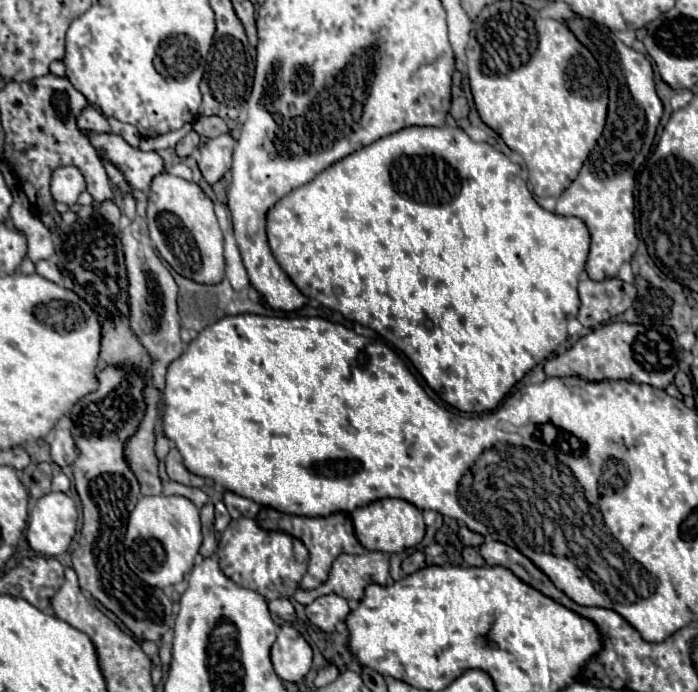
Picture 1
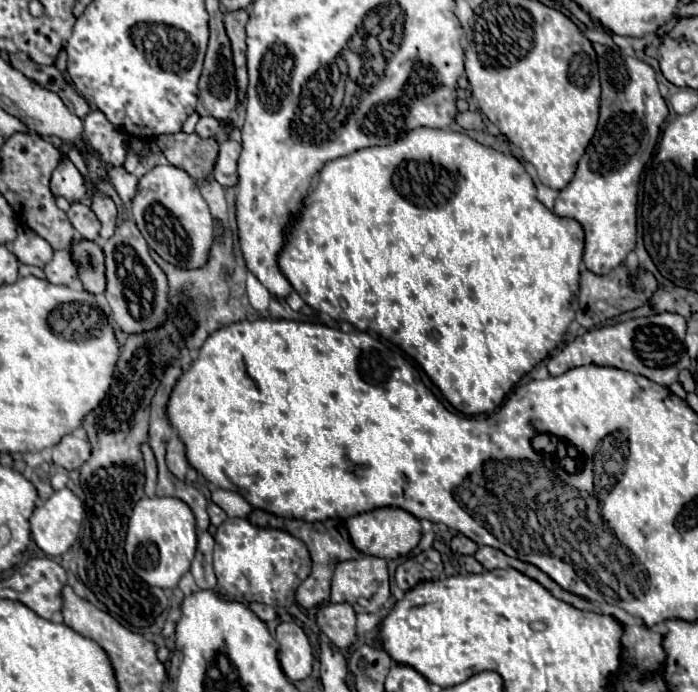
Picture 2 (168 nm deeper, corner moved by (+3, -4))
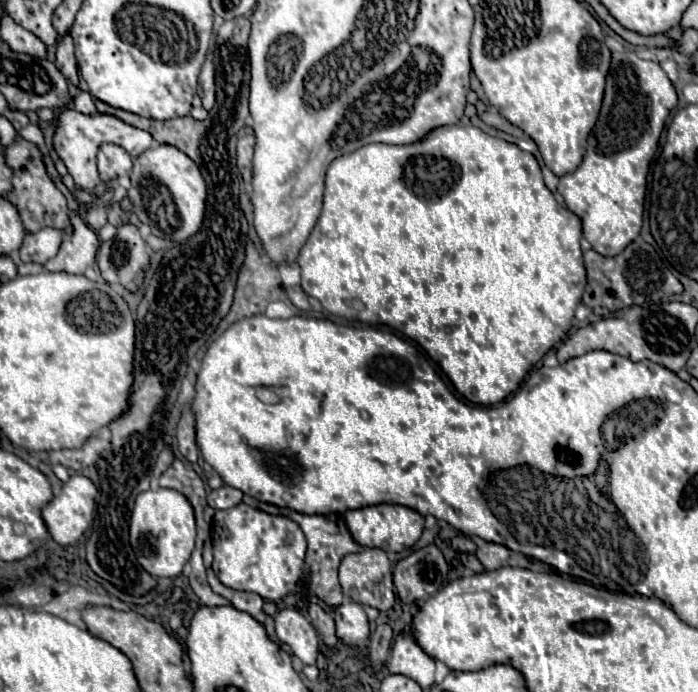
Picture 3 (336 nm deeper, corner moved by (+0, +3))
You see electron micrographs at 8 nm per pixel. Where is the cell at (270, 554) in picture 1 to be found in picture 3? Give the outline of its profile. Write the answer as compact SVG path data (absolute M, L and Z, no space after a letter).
M244 502L228 510L216 510L212 522L212 544L212 570L224 586L234 590L254 592L266 600L278 602L294 592L304 574L306 538L298 524L286 516L272 516Z

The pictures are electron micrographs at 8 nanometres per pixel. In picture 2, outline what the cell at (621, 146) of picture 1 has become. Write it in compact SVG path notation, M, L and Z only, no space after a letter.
M593 43L593 49L597 53L599 63L599 75L601 75L601 113L599 113L599 125L595 131L595 137L591 139L589 149L593 153L587 153L581 157L579 167L575 171L573 181L559 191L559 197L555 201L553 213L559 217L571 217L581 223L585 229L585 255L583 263L589 271L595 275L607 275L623 259L627 253L635 249L635 233L637 233L637 183L639 175L645 167L645 163L651 159L657 137L660 136L661 126L668 116L668 108L659 95L659 87L655 81L655 71L639 61L637 57L629 57L621 53L619 49L611 49L601 43Z

